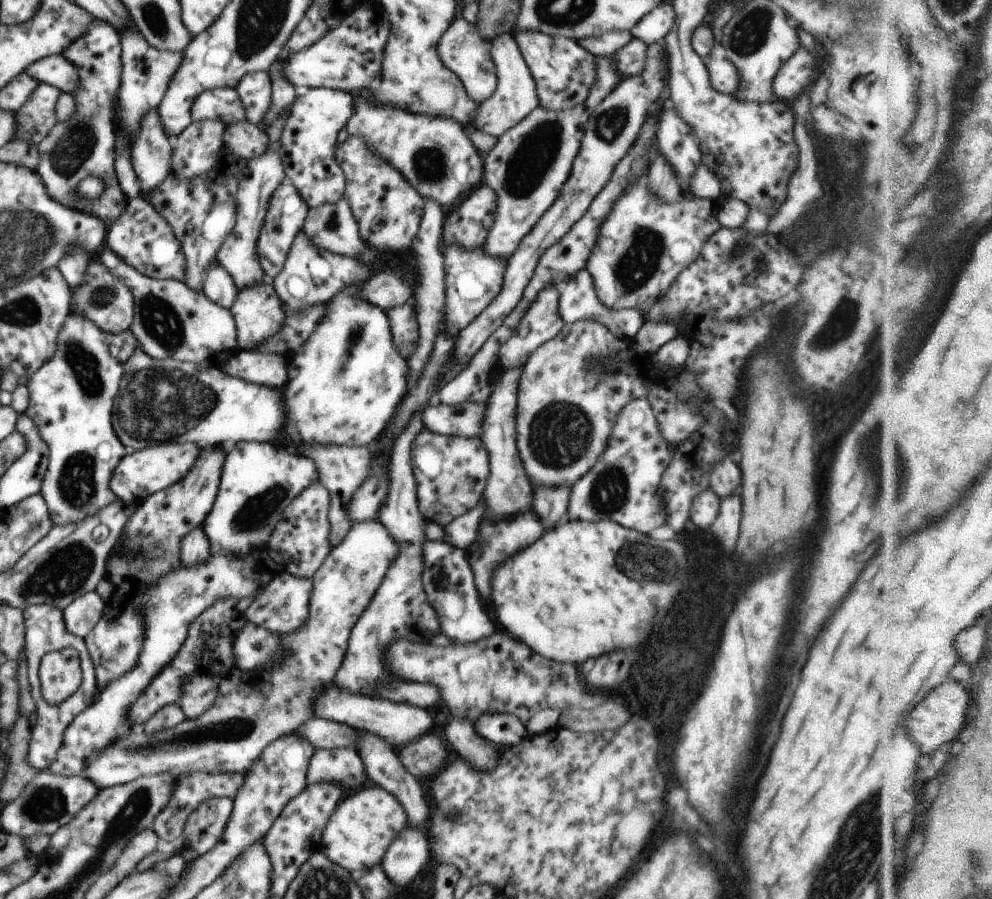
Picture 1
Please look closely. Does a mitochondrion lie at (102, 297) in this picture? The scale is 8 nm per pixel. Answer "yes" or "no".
yes

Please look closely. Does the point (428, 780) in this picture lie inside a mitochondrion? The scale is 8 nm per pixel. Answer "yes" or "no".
no

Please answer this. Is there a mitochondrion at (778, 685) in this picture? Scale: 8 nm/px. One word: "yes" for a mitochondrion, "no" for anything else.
no

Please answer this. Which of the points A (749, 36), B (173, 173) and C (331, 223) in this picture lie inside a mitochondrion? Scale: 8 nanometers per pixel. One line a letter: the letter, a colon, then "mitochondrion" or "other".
A: mitochondrion
B: other
C: mitochondrion

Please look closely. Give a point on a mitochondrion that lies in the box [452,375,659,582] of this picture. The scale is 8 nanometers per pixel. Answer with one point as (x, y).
(568, 426)

